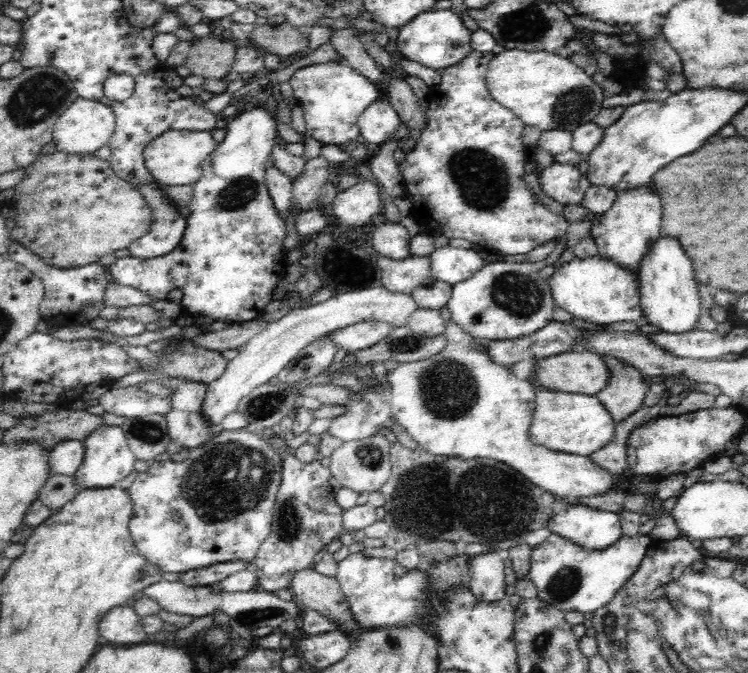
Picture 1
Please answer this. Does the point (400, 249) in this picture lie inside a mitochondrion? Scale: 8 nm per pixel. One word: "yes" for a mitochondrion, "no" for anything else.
no

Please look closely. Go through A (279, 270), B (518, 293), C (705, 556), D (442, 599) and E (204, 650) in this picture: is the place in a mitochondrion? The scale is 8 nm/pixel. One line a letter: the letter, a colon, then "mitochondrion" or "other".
A: other
B: mitochondrion
C: other
D: other
E: other

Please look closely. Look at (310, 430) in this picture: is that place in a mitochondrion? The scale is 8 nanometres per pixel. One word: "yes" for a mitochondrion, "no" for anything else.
no

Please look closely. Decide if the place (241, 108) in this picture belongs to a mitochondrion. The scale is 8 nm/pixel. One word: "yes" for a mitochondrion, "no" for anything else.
no

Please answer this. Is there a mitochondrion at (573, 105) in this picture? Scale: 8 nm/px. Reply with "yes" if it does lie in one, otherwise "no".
yes

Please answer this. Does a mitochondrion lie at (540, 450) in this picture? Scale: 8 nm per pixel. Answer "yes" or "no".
no

